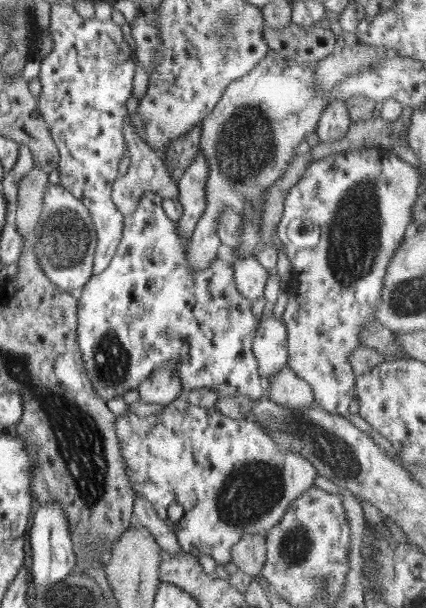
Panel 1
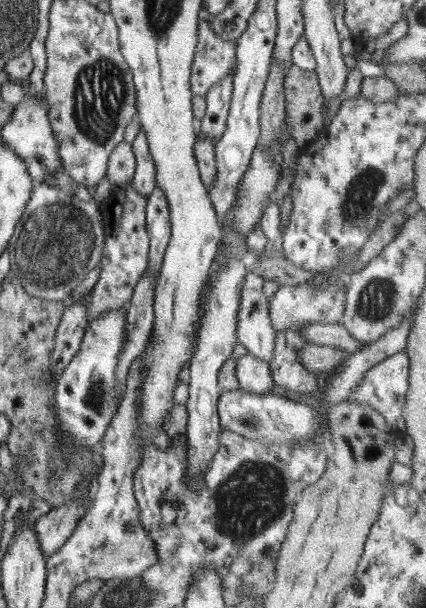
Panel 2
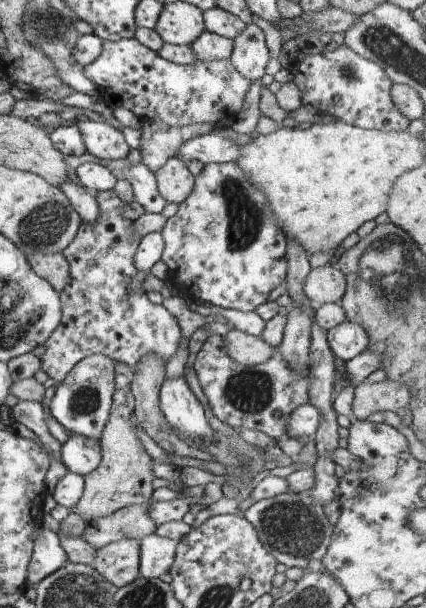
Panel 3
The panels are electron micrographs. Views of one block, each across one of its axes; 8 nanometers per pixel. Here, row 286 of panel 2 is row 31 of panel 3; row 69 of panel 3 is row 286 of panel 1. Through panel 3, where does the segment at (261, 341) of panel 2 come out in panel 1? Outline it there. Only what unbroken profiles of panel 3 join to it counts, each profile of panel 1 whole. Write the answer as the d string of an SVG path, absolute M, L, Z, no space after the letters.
M256 252L248 259L236 262L233 267L233 278L238 293L252 303L262 298L269 278L269 270L258 263Z

